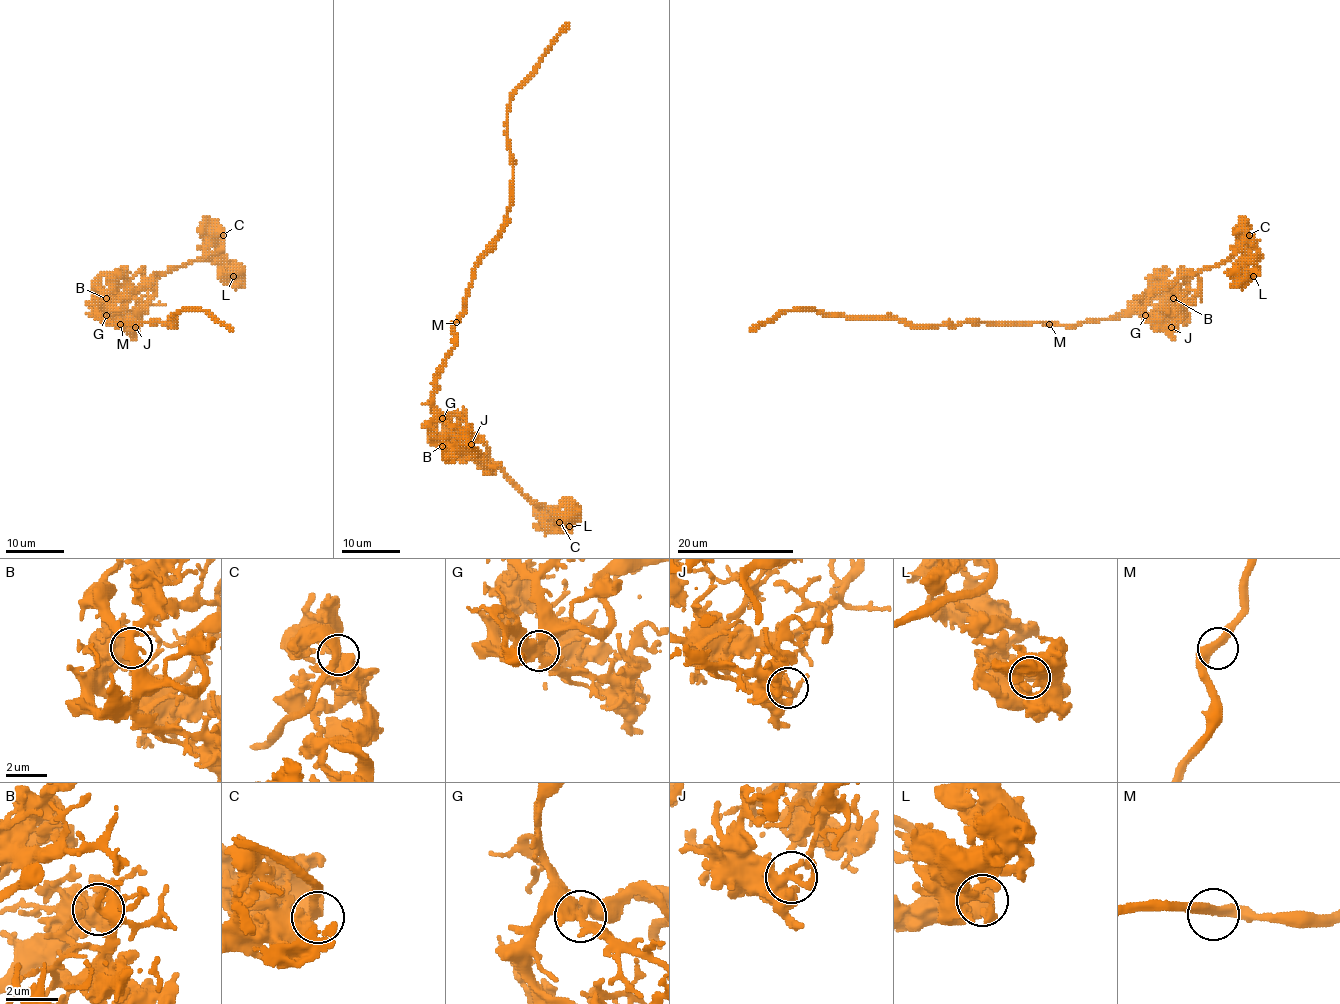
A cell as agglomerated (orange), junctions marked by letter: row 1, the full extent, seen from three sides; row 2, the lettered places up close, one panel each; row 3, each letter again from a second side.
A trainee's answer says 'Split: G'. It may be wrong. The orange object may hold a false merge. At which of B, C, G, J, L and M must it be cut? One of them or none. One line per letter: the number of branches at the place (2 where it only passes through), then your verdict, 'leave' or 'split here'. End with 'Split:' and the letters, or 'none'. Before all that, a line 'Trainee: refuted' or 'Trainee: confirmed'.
Trainee: refuted
B: branches 4; leave
C: branches 2; leave
G: branches 3; leave
J: branches 3; leave
L: branches 2; leave
M: branches 2; leave
Split: none

